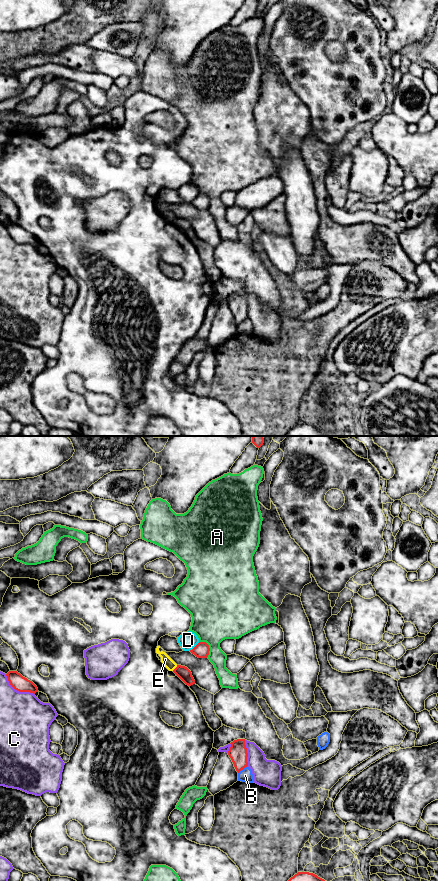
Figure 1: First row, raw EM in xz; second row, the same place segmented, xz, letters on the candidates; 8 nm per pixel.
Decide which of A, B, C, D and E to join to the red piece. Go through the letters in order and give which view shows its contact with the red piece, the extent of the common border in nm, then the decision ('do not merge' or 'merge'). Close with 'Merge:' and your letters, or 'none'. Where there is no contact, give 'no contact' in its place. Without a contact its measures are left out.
A: contact in xz; length 150 nm; do not merge
B: contact in xz; length 100 nm; do not merge
C: contact in xz; length 280 nm; do not merge
D: contact in xz; length 110 nm; do not merge
E: contact in xz; length 60 nm; do not merge
Merge: none

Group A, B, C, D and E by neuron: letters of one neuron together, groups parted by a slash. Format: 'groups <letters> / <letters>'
groups A / B / C / D / E

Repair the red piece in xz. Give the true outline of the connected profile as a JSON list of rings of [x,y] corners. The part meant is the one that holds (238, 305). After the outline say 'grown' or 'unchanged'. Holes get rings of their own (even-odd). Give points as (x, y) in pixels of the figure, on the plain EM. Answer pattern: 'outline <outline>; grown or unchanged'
outline [[[237,291],[230,296],[231,299],[228,303],[228,307],[231,310],[236,323],[239,325],[241,322],[248,318],[248,305],[245,297],[245,291]]]; unchanged

